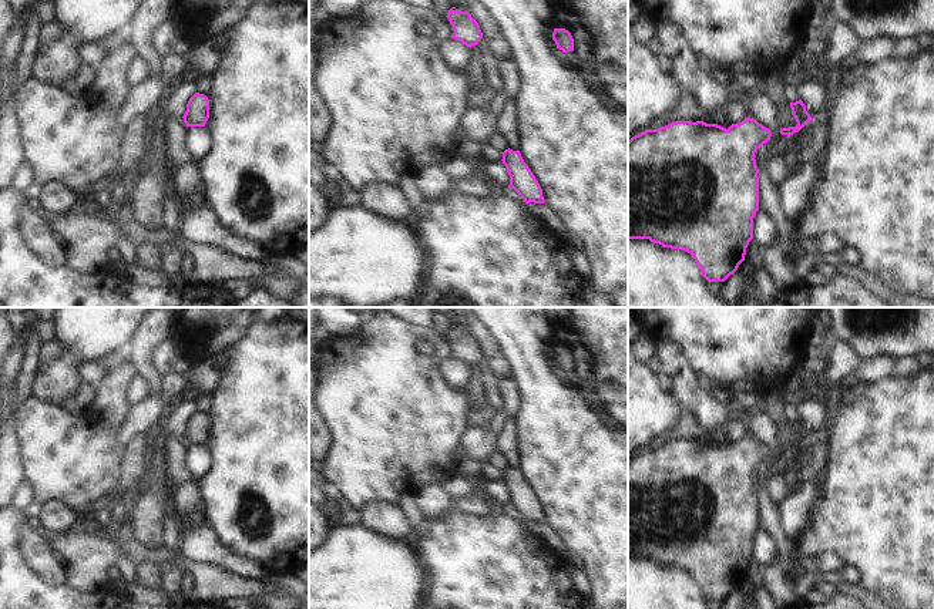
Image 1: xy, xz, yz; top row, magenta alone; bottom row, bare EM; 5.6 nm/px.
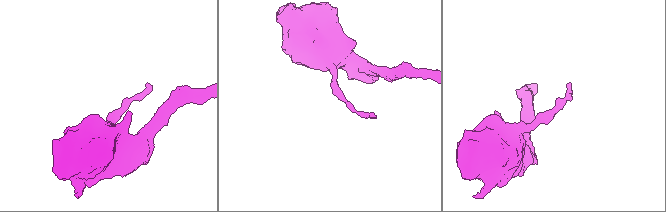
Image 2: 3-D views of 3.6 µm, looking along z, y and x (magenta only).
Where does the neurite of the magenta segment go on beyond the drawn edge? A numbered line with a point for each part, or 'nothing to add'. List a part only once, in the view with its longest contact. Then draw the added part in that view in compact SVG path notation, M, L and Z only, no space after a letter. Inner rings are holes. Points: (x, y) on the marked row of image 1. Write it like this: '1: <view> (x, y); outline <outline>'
nothing to add

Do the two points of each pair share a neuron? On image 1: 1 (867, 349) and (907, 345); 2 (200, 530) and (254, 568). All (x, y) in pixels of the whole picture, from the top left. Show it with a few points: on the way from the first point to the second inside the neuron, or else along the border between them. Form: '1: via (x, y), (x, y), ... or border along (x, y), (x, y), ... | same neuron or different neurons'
1: via (877, 345), (897, 345) | same neuron
2: via (210, 544), (227, 561), (239, 567) | same neuron

